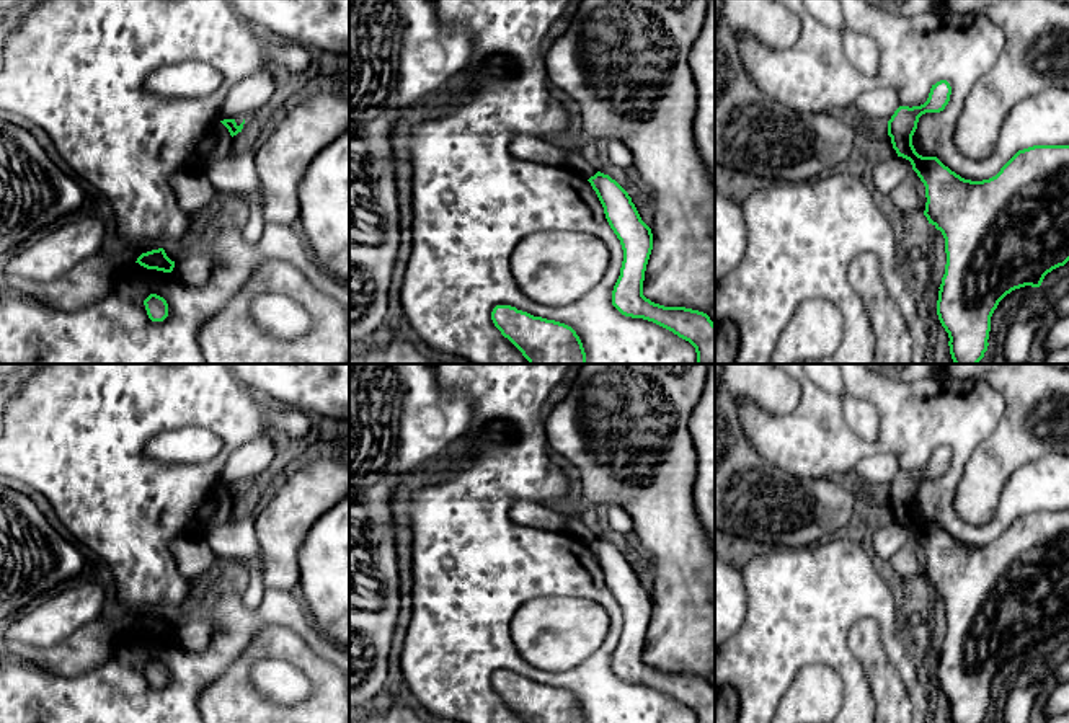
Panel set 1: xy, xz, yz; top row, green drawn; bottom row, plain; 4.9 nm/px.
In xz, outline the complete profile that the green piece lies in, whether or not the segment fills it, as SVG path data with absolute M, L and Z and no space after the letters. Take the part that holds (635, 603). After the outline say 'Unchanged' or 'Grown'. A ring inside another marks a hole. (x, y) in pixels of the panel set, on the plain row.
M601 537L588 547L623 615L620 641L612 656L612 671L625 682L653 687L689 707L695 713L697 723L715 723L715 689L707 679L685 672L664 672L643 661L653 599L641 586L628 558Z. Unchanged

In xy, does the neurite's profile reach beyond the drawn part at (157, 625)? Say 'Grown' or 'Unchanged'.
Unchanged

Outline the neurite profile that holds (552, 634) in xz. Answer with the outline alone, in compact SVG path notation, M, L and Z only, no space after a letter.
M537 597L509 623L519 654L545 672L565 672L592 656L609 633L609 615L584 597Z

